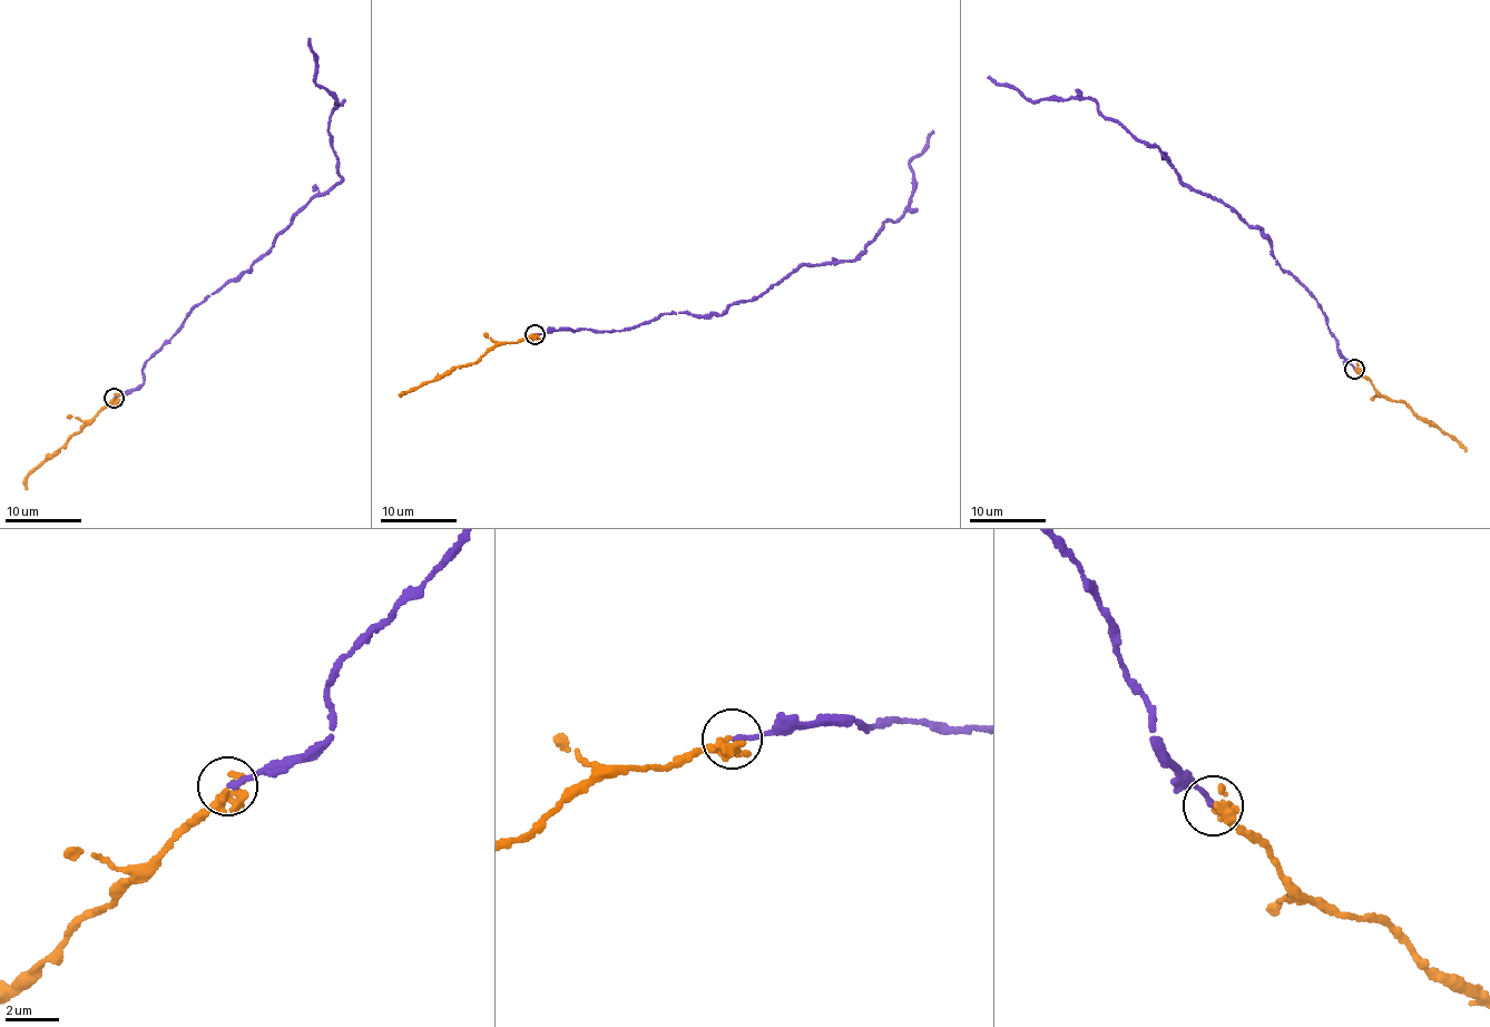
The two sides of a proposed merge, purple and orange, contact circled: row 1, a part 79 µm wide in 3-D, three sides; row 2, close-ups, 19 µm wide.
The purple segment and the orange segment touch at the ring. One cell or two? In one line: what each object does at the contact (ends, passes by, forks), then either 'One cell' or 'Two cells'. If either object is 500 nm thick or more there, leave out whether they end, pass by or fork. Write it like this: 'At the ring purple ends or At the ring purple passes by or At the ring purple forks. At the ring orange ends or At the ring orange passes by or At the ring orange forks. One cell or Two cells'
At the ring purple ends. At the ring orange passes by. One cell

